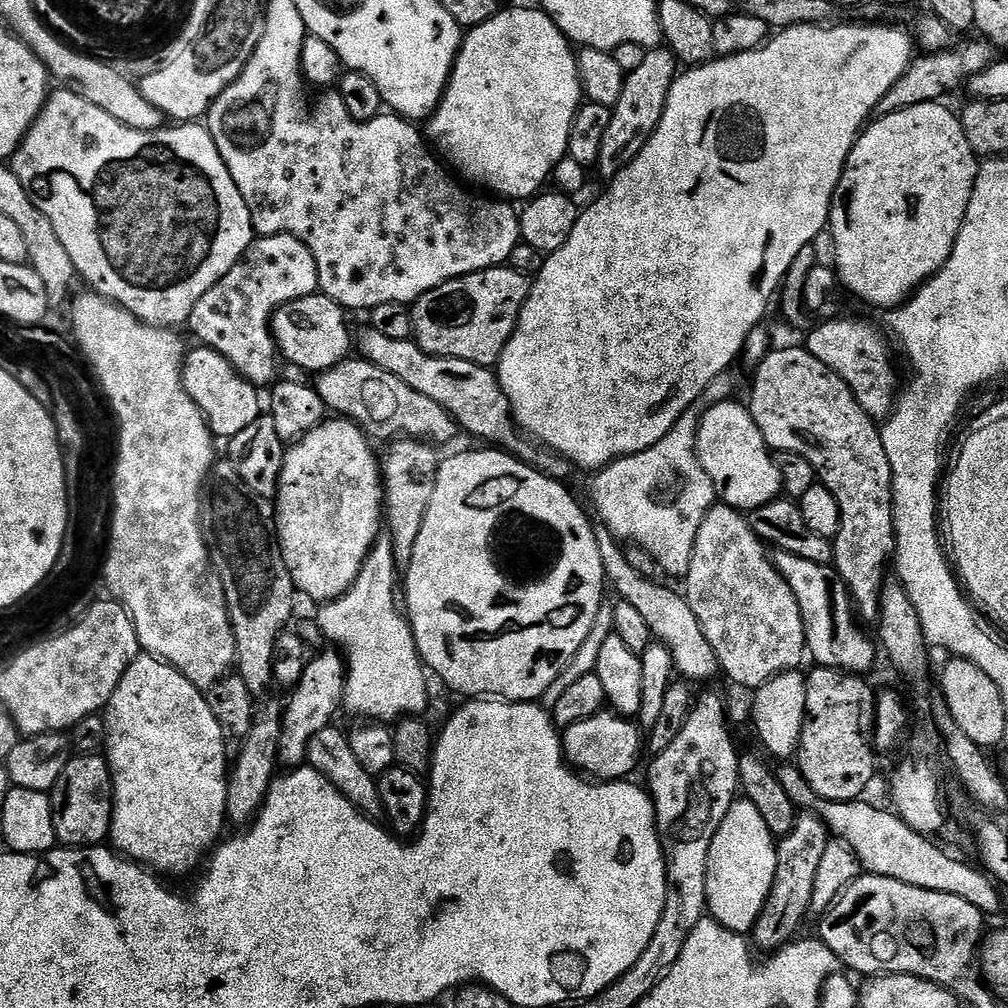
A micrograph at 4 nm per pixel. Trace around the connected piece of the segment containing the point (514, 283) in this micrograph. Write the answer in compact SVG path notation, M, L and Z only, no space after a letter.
M512 266L487 268L481 272L471 272L457 280L447 280L442 286L422 294L411 305L414 318L413 337L423 352L432 356L458 358L466 362L474 362L483 368L499 365L500 356L506 350L510 338L514 334L516 324L520 320L520 312L528 297L529 277L515 272Z

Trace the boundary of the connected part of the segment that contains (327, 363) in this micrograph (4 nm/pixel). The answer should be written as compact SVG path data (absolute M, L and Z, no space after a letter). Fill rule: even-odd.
M326 294L298 298L283 304L272 316L272 337L276 339L279 355L296 368L319 374L338 362L349 359L354 348L354 332L348 329L349 313Z

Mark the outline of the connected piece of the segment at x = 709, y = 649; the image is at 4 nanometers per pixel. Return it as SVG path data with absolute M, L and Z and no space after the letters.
M597 527L596 541L598 542L598 554L602 554L602 566L607 583L611 587L612 584L616 587L615 595L619 599L630 602L630 606L636 607L642 613L642 619L645 620L646 626L650 626L653 637L659 643L664 644L666 650L670 650L676 672L688 682L712 680L716 675L720 676L722 671L719 659L715 656L714 648L707 641L698 618L694 618L694 610L690 610L687 595L680 593L679 596L674 589L659 584L659 579L643 576L638 570L634 570L634 566L626 562L625 549L621 541L613 536L609 528Z

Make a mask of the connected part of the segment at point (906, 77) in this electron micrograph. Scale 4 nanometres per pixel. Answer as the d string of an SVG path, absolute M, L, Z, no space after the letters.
M975 39L968 40L965 44L958 45L957 48L949 46L943 52L917 55L902 74L902 78L898 78L898 82L894 82L890 90L886 90L882 102L878 102L875 115L882 117L886 114L894 114L898 110L906 110L910 106L934 104L948 98L944 96L958 91L959 88L961 91L961 88L967 85L968 80L974 78L974 74L982 74L982 70L986 70L994 62L993 45L987 39Z

